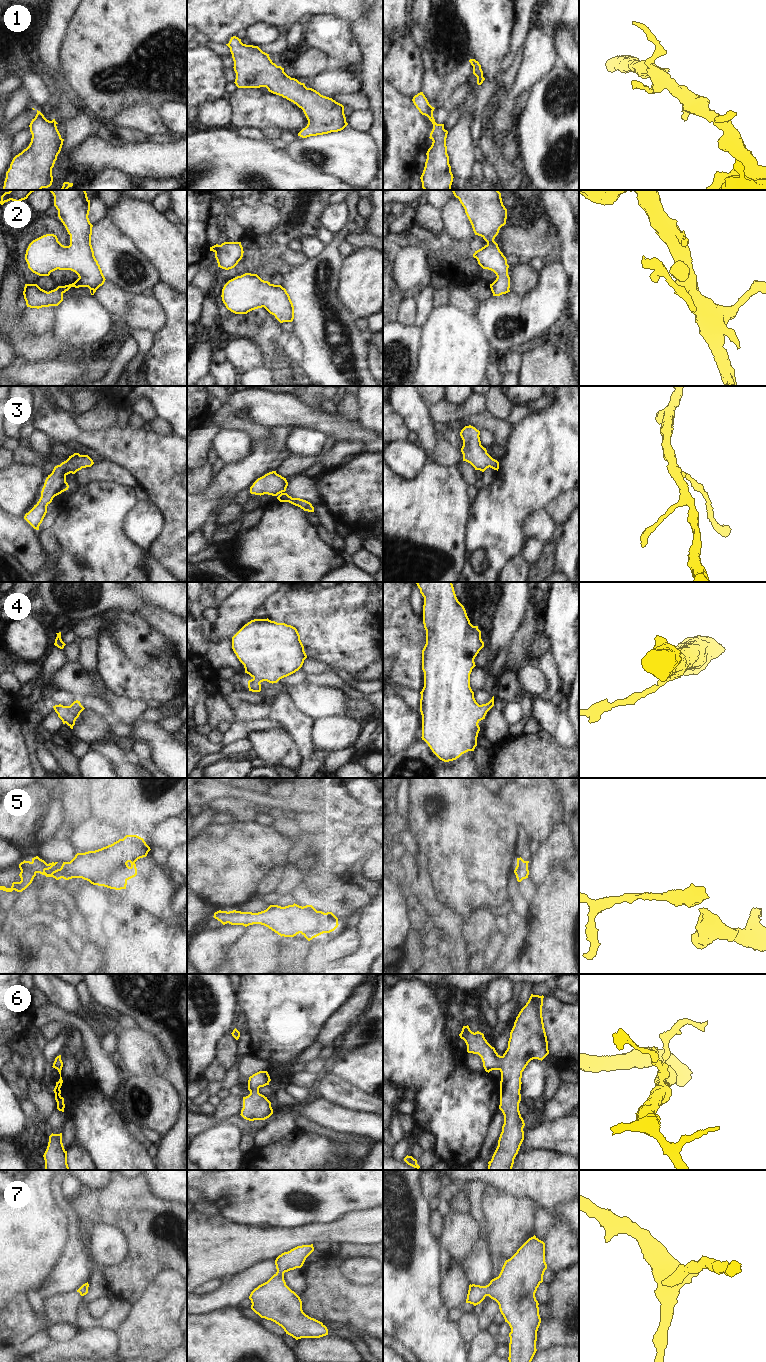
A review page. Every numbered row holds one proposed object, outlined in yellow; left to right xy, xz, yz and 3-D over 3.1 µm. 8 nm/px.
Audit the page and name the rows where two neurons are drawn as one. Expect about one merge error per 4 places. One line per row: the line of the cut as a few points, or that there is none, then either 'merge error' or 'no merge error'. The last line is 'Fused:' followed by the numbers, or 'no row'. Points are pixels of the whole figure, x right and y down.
1: cut none; no merge error
2: cut none; no merge error
3: cut none; no merge error
4: cut none; no merge error
5: cut none; no merge error
6: cut none; no merge error
7: cut none; no merge error
Fused: no row

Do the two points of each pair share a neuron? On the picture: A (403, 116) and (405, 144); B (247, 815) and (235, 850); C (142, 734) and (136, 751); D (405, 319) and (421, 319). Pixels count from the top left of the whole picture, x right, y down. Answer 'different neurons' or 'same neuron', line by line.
A: same neuron
B: different neurons
C: different neurons
D: different neurons

